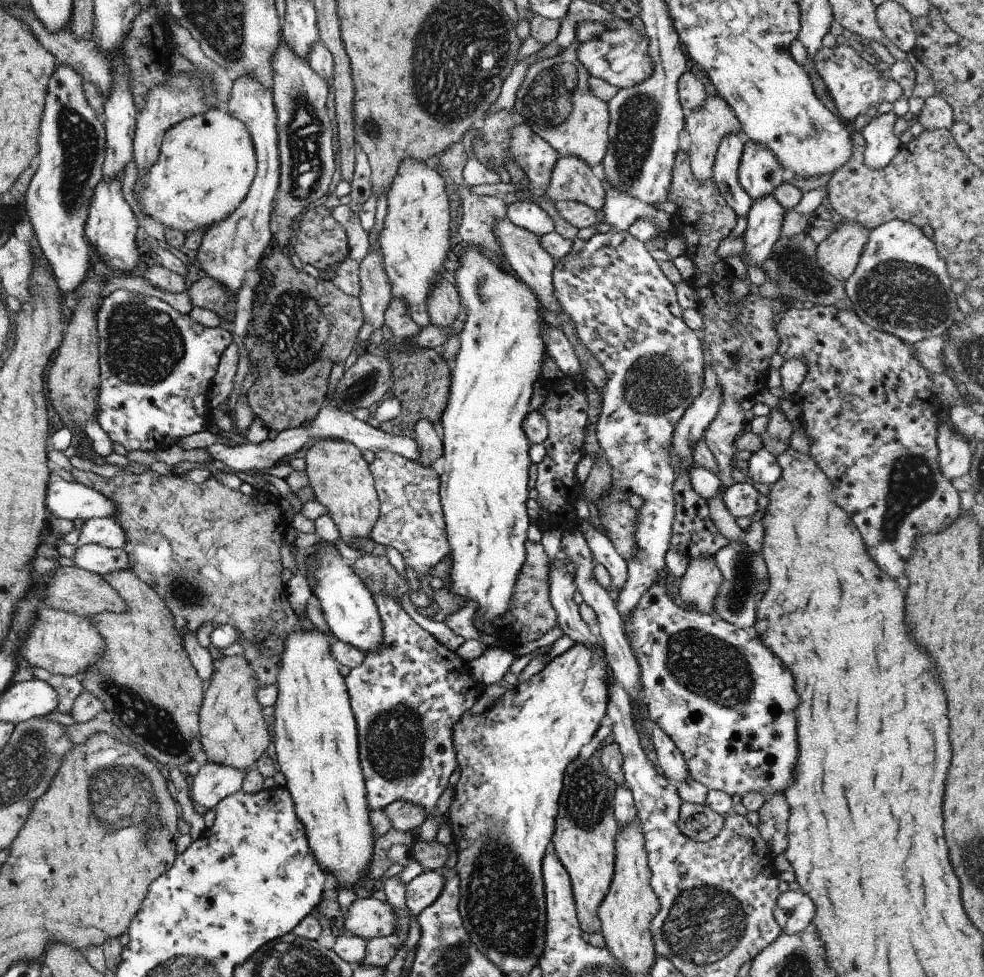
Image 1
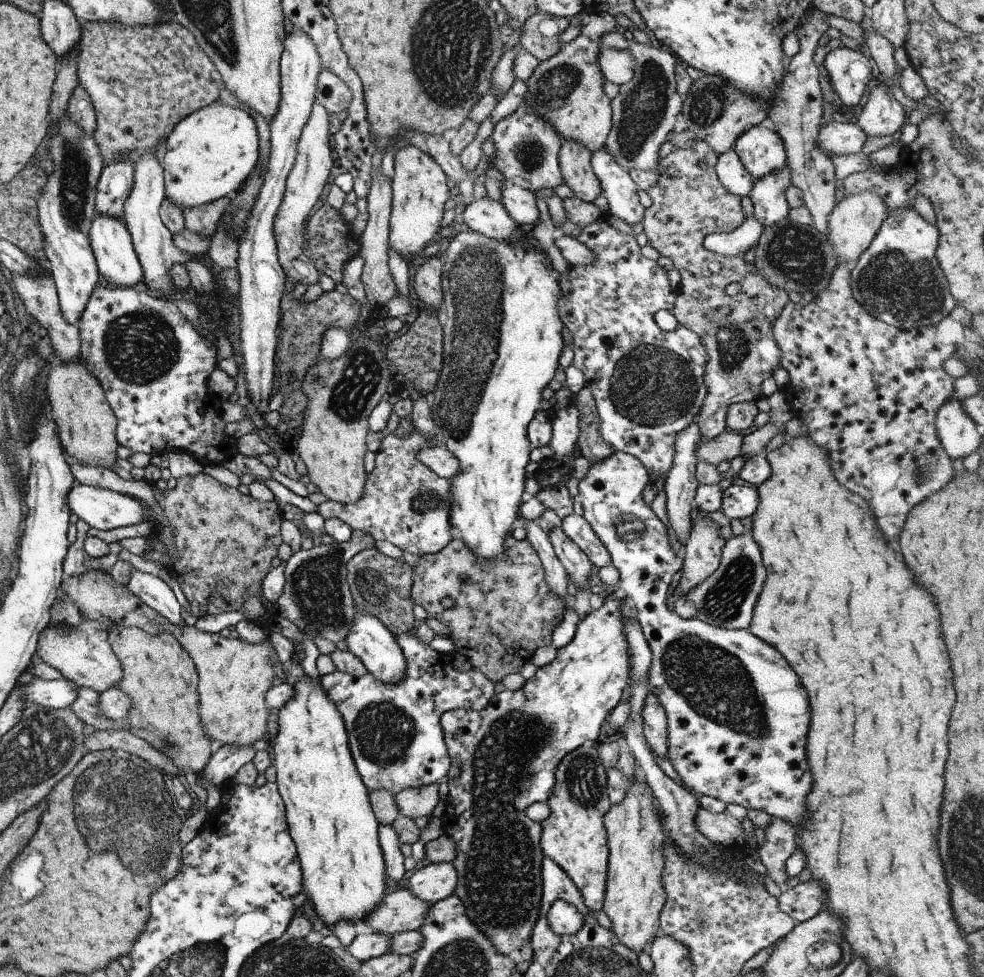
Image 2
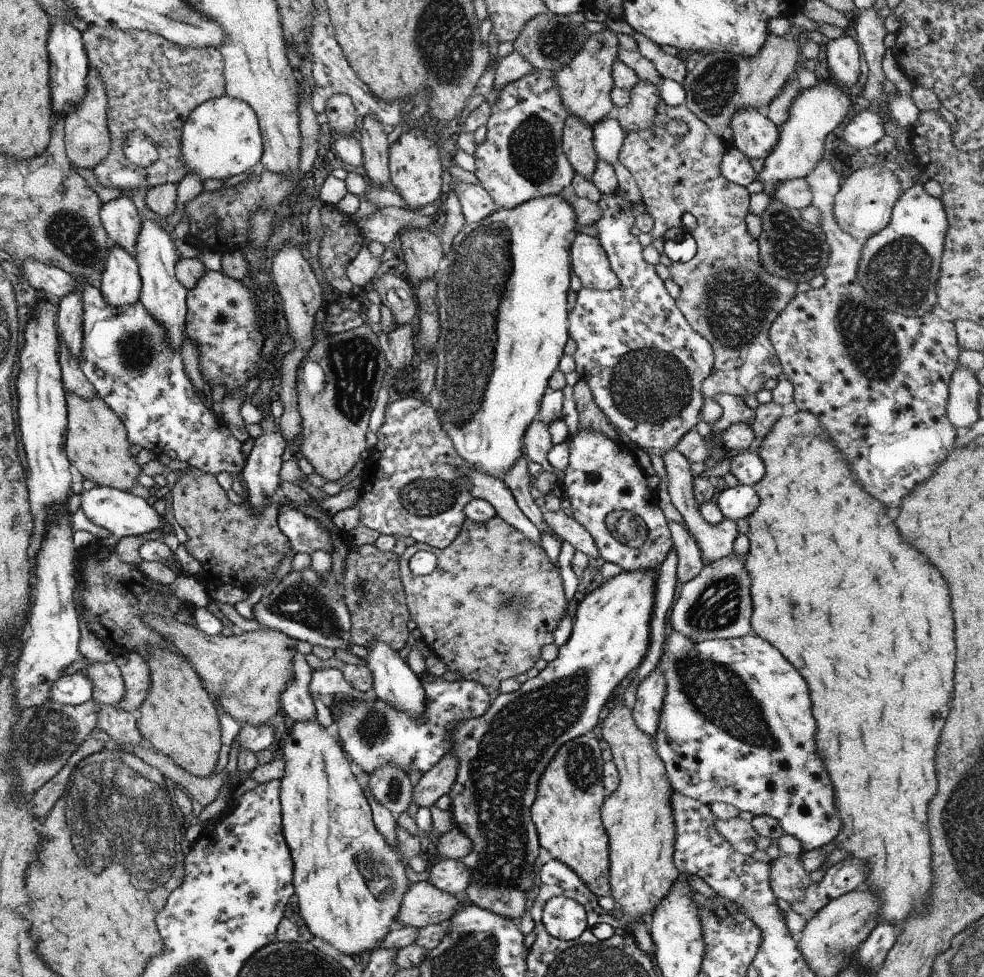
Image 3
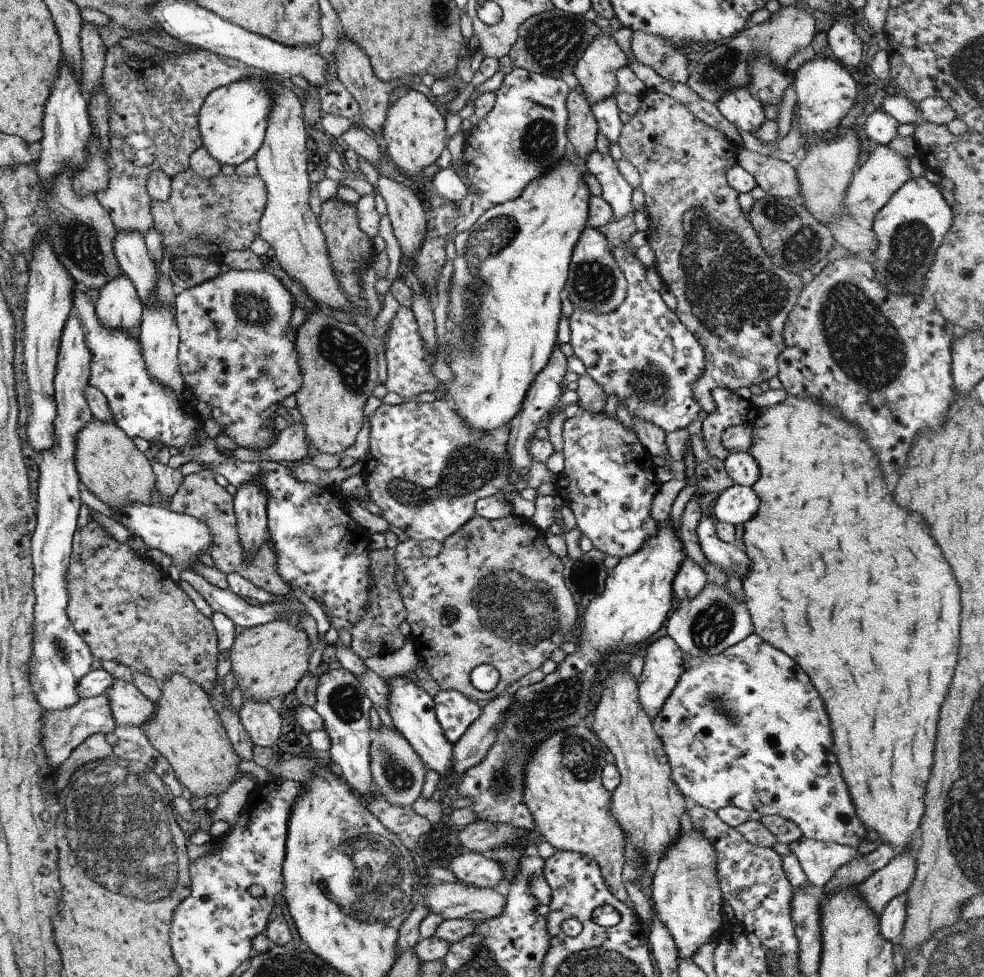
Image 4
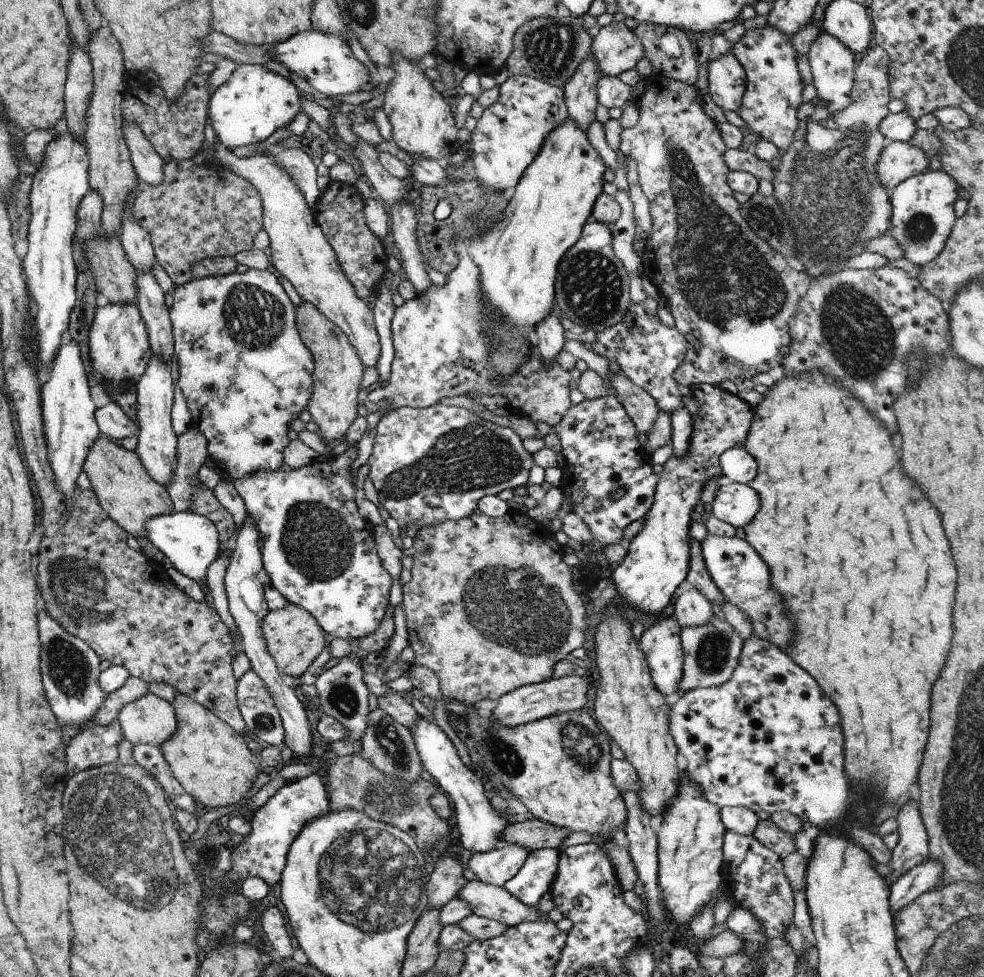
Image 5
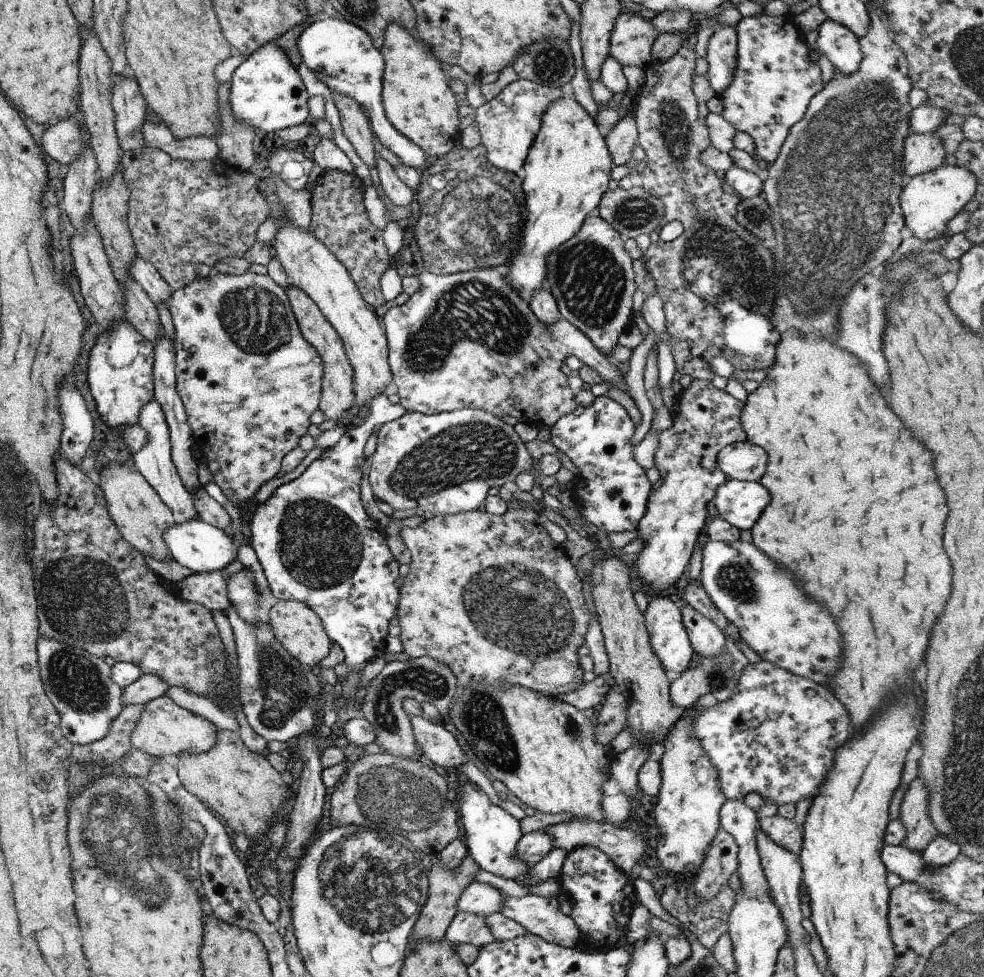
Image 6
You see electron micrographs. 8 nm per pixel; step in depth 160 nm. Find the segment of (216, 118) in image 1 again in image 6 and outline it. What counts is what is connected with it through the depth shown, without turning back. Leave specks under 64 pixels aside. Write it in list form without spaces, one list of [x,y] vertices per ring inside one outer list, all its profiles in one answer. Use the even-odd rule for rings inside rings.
[[[267,41],[235,68],[230,78],[229,102],[233,116],[259,130],[276,133],[278,130],[309,120],[303,82],[287,54],[274,41]]]

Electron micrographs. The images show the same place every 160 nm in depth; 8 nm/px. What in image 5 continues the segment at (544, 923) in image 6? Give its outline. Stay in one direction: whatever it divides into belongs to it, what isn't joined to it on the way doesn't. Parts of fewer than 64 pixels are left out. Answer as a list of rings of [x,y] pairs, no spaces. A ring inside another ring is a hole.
[[[477,880],[467,881],[455,897],[464,900],[473,915],[499,921],[508,927],[536,923],[543,916],[535,907],[522,903],[505,888]]]

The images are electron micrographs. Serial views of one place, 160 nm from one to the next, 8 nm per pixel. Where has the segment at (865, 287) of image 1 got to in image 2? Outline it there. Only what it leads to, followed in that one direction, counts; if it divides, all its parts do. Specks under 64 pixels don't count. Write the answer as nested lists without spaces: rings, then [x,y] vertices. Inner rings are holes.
[[[912,206],[892,210],[881,223],[869,246],[865,247],[850,266],[849,284],[852,297],[866,313],[898,329],[936,325],[942,318],[947,319],[956,302],[949,292],[943,271],[935,258],[937,245],[938,230],[935,224],[923,220]]]

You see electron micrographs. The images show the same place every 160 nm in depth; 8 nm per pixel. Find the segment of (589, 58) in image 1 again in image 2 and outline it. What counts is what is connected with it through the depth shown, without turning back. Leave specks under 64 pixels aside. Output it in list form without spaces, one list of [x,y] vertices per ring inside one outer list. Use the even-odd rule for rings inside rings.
[[[603,47],[598,52],[598,67],[605,81],[620,86],[633,78],[634,58],[627,51]]]

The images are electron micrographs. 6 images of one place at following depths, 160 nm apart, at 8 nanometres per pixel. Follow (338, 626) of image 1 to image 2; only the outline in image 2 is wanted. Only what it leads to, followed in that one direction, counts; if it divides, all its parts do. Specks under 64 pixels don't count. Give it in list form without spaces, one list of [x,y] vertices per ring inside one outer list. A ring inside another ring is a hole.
[[[358,611],[355,614],[356,618],[344,640],[348,651],[361,661],[366,672],[371,674],[375,680],[386,685],[392,685],[403,680],[406,667],[405,659],[394,636],[374,616]]]

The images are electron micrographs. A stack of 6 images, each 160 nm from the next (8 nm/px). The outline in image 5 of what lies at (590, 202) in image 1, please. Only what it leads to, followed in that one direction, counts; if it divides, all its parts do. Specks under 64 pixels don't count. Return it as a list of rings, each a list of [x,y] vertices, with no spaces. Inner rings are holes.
[[[589,50],[581,62],[578,62],[577,68],[569,80],[562,86],[563,102],[568,112],[568,118],[585,132],[595,120],[593,113],[597,104],[596,82],[601,74],[593,53]]]

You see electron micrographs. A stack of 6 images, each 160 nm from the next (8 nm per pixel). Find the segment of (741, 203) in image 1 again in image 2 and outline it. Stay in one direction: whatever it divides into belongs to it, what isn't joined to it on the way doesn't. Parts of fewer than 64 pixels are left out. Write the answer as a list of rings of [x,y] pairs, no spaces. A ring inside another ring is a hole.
[[[732,148],[718,154],[714,171],[719,182],[740,199],[752,189],[753,178],[749,176]]]

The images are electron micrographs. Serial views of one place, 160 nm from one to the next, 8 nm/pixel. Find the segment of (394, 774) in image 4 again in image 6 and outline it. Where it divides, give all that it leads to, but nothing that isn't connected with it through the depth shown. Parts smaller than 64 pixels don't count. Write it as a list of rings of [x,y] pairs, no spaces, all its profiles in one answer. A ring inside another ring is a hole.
[[[421,655],[405,661],[390,661],[374,676],[366,686],[361,704],[363,718],[375,729],[375,744],[382,746],[385,752],[393,756],[417,758],[419,752],[415,742],[410,718],[403,710],[404,699],[412,699],[417,703],[431,703],[441,718],[446,717],[452,698],[457,692],[456,678],[446,664],[436,661],[427,655]]]

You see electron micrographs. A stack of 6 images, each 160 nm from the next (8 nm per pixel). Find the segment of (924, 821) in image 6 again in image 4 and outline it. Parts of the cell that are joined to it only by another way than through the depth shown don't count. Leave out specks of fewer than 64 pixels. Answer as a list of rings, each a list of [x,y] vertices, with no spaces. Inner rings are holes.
[[[909,849],[897,851],[896,855],[885,865],[870,874],[856,891],[862,901],[879,916],[883,907],[891,898],[900,893],[905,893],[914,877],[916,859]]]

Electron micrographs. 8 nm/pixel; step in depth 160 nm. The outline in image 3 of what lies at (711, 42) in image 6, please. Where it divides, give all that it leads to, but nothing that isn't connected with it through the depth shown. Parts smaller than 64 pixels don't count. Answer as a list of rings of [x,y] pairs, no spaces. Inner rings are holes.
[[[751,107],[738,108],[729,119],[731,146],[749,158],[765,158],[778,139],[778,128]]]

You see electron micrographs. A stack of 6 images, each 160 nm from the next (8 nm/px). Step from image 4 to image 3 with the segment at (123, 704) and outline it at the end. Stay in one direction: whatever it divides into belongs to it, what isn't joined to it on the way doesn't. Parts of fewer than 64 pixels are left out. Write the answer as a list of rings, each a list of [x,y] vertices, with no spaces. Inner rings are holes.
[[[114,661],[109,664],[92,663],[79,670],[93,683],[92,699],[99,705],[117,707],[125,694],[120,670]]]

